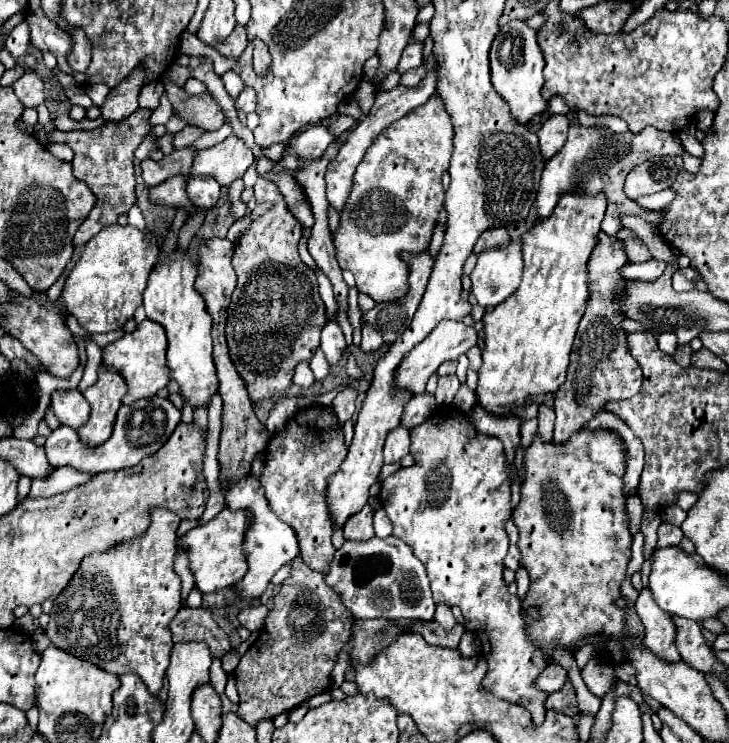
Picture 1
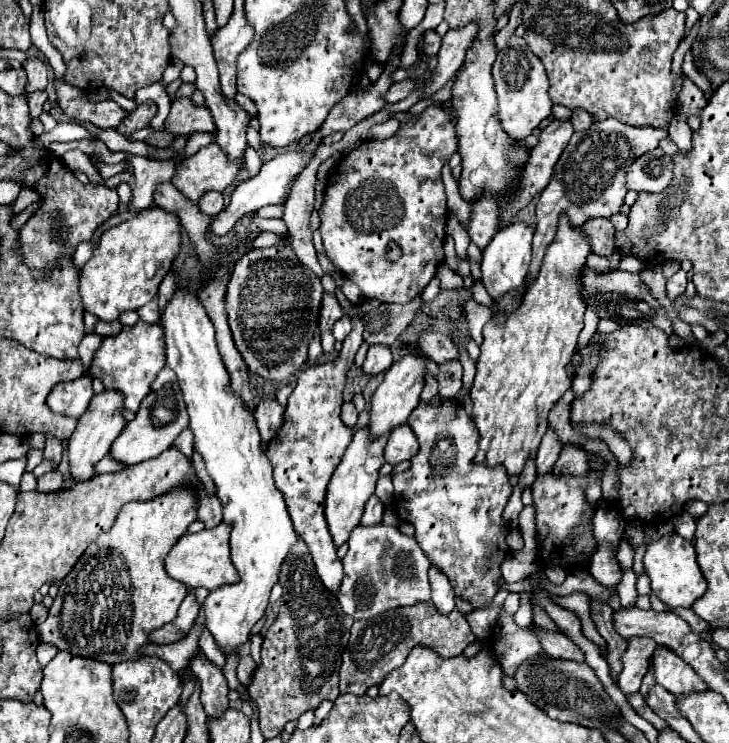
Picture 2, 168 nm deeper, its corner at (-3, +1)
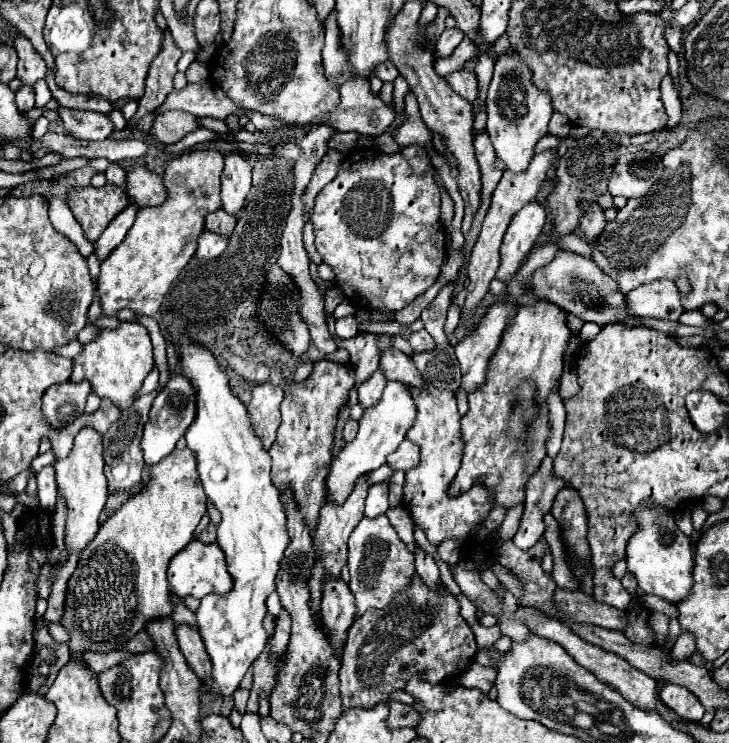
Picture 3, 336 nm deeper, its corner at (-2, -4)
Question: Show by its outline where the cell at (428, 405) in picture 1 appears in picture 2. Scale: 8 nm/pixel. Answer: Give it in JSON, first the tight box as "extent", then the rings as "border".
{"extent":[420,375,438,403],"border":[[[426,375],[426,385],[424,385],[424,391],[422,391],[420,399],[424,403],[430,403],[430,399],[434,399],[436,395],[438,395],[438,381],[432,375]]]}

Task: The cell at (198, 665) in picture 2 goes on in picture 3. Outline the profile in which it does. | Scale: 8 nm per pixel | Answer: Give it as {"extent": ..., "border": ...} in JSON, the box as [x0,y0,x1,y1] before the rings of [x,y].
{"extent":[175,624,211,682],"border":[[[179,624],[179,626],[175,626],[175,634],[177,634],[177,640],[179,640],[179,650],[187,658],[189,666],[195,670],[195,674],[201,680],[207,682],[211,664],[209,664],[209,656],[203,648],[203,640],[201,640],[199,632],[189,628],[187,624]]]}

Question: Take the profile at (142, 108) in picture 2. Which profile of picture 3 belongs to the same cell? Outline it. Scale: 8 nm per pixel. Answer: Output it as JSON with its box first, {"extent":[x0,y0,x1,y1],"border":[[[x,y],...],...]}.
{"extent":[129,28,183,124],"border":[[[167,28],[163,32],[161,52],[153,58],[149,66],[147,86],[145,86],[145,94],[139,100],[137,116],[133,116],[129,124],[135,124],[137,118],[153,114],[163,104],[167,94],[173,90],[173,76],[177,72],[177,60],[181,58],[181,54],[183,52],[177,48],[177,44],[173,44],[173,36],[169,36],[169,28]]]}

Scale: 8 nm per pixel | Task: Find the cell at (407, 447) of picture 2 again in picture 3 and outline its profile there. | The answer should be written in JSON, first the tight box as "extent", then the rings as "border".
{"extent":[387,438,419,470],"border":[[[407,438],[401,442],[401,446],[387,456],[387,464],[393,468],[393,470],[411,470],[419,464],[419,446],[409,442]]]}

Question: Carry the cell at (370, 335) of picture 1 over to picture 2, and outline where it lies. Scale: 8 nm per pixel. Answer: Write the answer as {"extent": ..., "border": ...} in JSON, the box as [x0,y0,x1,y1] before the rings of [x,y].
{"extent":[362,343,392,375],"border":[[[378,343],[378,345],[374,345],[374,347],[368,349],[366,361],[362,365],[362,371],[366,375],[376,375],[376,373],[388,369],[390,365],[392,365],[392,353],[390,353],[390,349],[388,347],[382,347]]]}

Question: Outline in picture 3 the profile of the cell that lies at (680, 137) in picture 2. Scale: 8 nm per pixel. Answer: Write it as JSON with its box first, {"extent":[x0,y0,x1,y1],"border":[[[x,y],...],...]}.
{"extent":[661,74,681,130],"border":[[[669,74],[661,80],[661,94],[663,94],[665,110],[669,114],[669,126],[667,128],[671,130],[671,128],[675,128],[679,124],[679,118],[681,118],[681,100],[679,100],[679,92],[675,90],[673,80],[671,80]]]}

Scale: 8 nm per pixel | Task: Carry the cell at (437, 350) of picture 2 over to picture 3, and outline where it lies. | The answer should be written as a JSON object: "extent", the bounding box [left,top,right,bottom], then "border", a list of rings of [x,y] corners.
{"extent":[409,330,433,352],"border":[[[419,330],[419,332],[413,332],[409,336],[409,344],[411,344],[413,352],[427,352],[433,348],[433,338],[429,336],[429,332]]]}

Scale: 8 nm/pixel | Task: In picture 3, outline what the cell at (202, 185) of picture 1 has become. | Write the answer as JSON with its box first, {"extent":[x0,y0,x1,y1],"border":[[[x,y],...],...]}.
{"extent":[205,210,235,236],"border":[[[217,210],[207,216],[205,226],[209,232],[217,232],[221,236],[231,236],[231,232],[235,228],[235,216],[227,216],[223,210]]]}

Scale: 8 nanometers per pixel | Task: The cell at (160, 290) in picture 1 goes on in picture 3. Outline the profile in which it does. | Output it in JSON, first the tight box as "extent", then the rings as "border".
{"extent":[181,338,289,696],"border":[[[183,338],[181,340],[181,364],[183,364],[183,374],[193,382],[193,386],[197,390],[197,418],[189,426],[185,440],[187,440],[187,446],[195,452],[197,470],[199,470],[201,484],[205,488],[207,498],[217,506],[217,510],[223,516],[223,520],[217,528],[217,544],[225,552],[227,570],[233,576],[233,584],[235,584],[233,590],[223,596],[219,596],[219,594],[205,596],[197,610],[199,634],[203,638],[205,650],[207,650],[207,654],[211,658],[211,666],[213,666],[213,670],[211,670],[213,682],[211,682],[209,690],[213,694],[229,696],[239,688],[247,668],[265,650],[265,644],[269,640],[269,634],[263,628],[263,618],[267,614],[265,600],[275,590],[275,576],[279,572],[279,562],[289,544],[289,536],[287,536],[287,528],[285,528],[287,518],[285,518],[283,504],[279,500],[281,492],[271,484],[271,478],[269,478],[271,456],[263,450],[261,440],[255,436],[251,422],[249,422],[247,408],[231,392],[229,378],[219,368],[215,356],[209,350],[205,350],[197,344],[191,344],[187,338]]]}

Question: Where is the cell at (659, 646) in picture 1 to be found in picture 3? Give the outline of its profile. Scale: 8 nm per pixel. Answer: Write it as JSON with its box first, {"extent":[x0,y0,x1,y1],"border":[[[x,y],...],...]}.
{"extent":[661,682,705,722],"border":[[[665,682],[663,690],[661,690],[661,700],[681,716],[681,720],[685,722],[699,722],[705,714],[705,708],[701,706],[701,702],[687,690],[687,688],[679,688],[671,682]]]}

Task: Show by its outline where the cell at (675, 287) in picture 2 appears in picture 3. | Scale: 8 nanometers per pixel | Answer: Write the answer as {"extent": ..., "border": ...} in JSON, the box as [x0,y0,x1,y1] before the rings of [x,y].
{"extent":[625,280,683,320],"border":[[[655,280],[643,284],[625,296],[629,316],[651,316],[677,320],[683,314],[679,290],[673,280]]]}

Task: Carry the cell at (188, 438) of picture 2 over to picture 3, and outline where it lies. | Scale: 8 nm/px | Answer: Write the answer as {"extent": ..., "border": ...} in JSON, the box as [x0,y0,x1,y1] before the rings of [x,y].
{"extent":[61,438,207,652],"border":[[[181,438],[167,458],[151,466],[149,480],[143,482],[139,492],[101,524],[93,542],[83,550],[83,558],[79,558],[77,570],[67,584],[65,614],[61,622],[71,634],[71,650],[111,652],[143,630],[149,620],[171,616],[173,604],[169,598],[167,566],[169,560],[193,540],[195,528],[207,512],[205,504],[207,496],[201,488],[201,478],[197,476],[197,460],[193,460],[193,452],[189,452],[185,440]]]}

